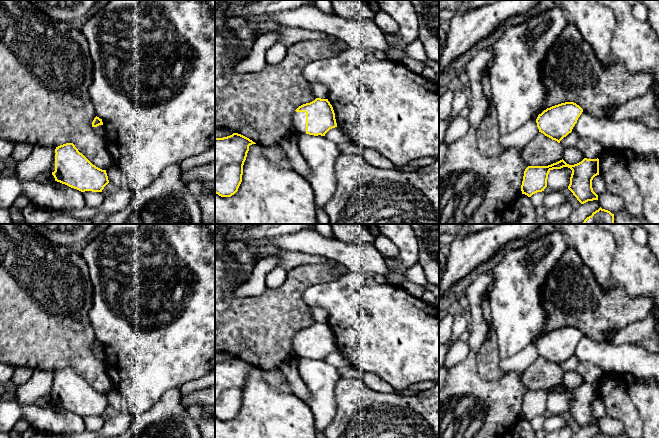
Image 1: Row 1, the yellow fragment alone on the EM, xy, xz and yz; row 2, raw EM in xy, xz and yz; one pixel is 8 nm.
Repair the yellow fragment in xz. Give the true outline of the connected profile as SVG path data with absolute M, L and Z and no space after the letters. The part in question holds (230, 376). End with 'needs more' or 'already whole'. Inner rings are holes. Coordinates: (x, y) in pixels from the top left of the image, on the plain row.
M233 357L215 362L215 417L221 421L234 419L242 406L243 389L249 370L256 368L249 362Z | already whole

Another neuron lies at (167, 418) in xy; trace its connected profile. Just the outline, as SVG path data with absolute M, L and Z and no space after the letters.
M173 388L151 409L133 415L127 431L112 438L201 438L201 434L181 404L180 388Z

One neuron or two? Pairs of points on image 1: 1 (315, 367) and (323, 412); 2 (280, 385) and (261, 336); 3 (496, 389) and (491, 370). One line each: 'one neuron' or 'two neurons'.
1: one neuron
2: two neurons
3: two neurons

